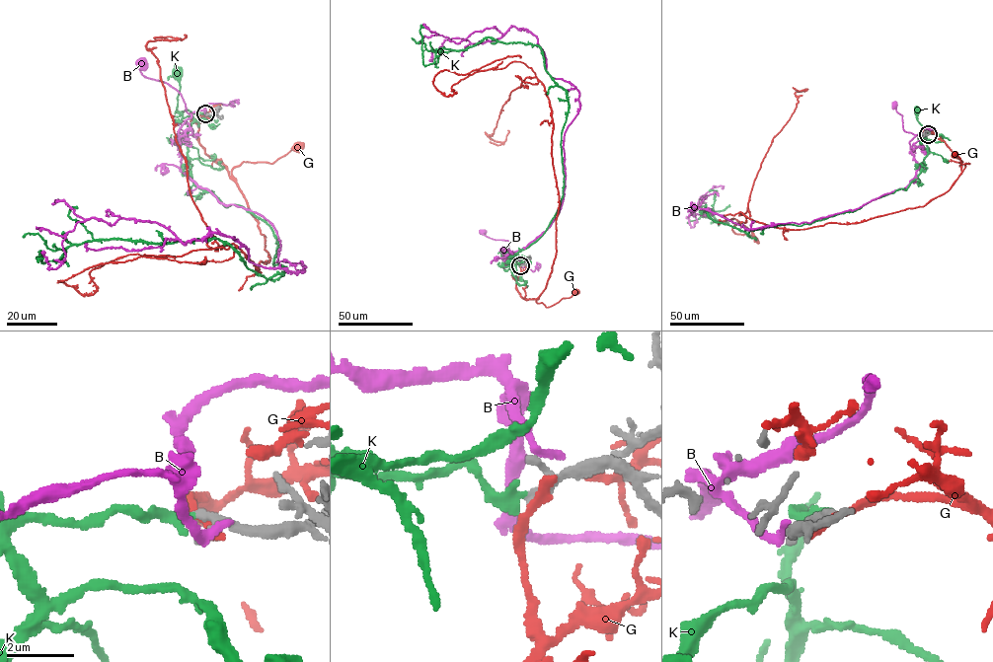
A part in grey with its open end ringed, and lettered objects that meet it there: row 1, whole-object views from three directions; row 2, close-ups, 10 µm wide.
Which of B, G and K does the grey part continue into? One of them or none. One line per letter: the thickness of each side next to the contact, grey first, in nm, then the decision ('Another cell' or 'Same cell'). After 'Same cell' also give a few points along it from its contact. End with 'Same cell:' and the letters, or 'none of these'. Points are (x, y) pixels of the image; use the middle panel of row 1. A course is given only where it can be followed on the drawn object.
B: Thickness 200 nm (grey) against 320 nm. Another cell
G: Thickness 240 nm (grey) against 300 nm. Another cell
K: Thickness 200 nm (grey) against 280 nm. Same cell. Its course: (520, 265), (512, 264), (504, 269), (503, 254)
Same cell: K

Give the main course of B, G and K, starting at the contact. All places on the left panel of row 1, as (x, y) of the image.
B: (206, 114), (203, 110), (189, 113), (182, 96), (163, 82), (146, 78), (140, 71), (141, 65)
G: (206, 113), (199, 119), (198, 142), (231, 177), (231, 171), (242, 163), (273, 163), (298, 147)
K: (205, 112), (185, 110), (178, 112), (180, 86), (177, 73)

